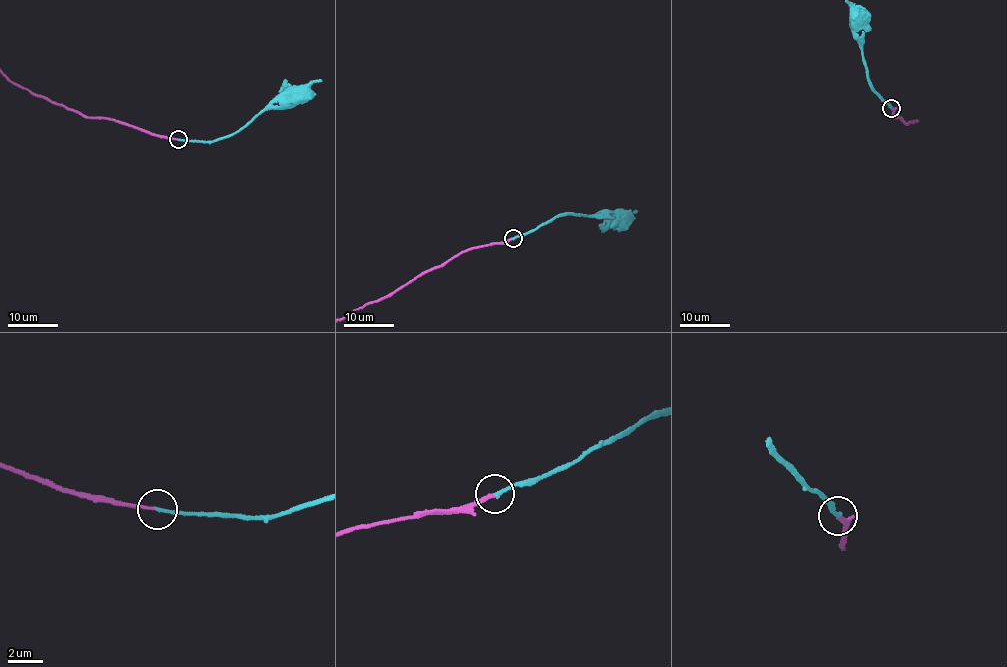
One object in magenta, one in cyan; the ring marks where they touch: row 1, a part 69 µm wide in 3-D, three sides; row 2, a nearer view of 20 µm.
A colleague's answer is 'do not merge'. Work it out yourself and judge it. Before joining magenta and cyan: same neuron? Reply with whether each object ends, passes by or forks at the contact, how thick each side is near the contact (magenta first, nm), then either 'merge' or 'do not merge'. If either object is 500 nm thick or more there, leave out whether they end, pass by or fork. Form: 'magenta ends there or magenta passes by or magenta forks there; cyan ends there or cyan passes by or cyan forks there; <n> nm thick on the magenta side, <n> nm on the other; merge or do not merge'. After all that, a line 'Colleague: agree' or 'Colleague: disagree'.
magenta ends there; cyan ends there; 170 nm thick on the magenta side, 200 nm on the other; merge
Colleague: disagree

